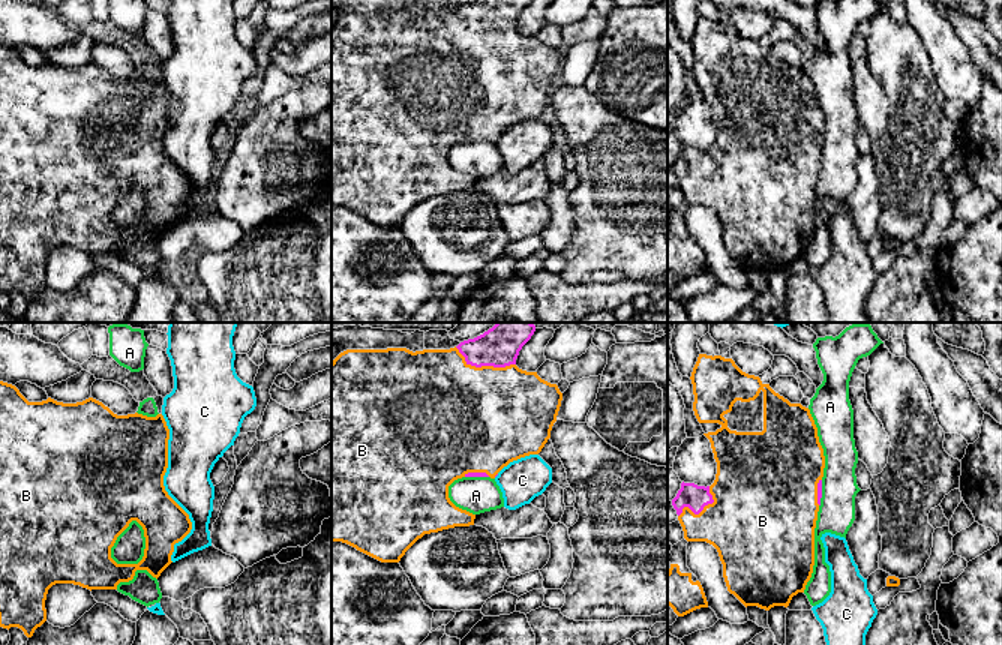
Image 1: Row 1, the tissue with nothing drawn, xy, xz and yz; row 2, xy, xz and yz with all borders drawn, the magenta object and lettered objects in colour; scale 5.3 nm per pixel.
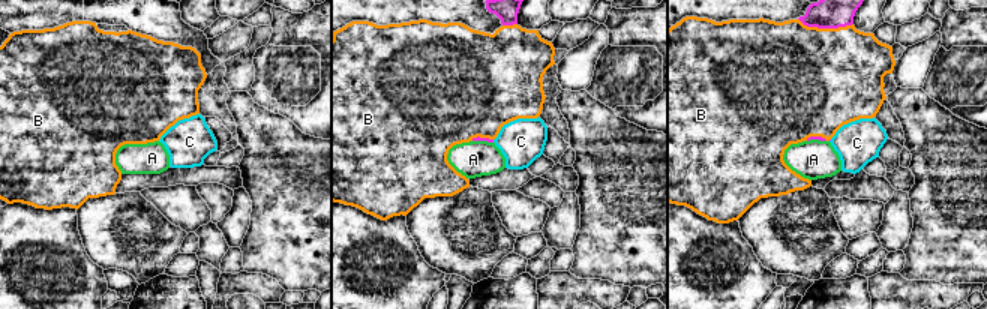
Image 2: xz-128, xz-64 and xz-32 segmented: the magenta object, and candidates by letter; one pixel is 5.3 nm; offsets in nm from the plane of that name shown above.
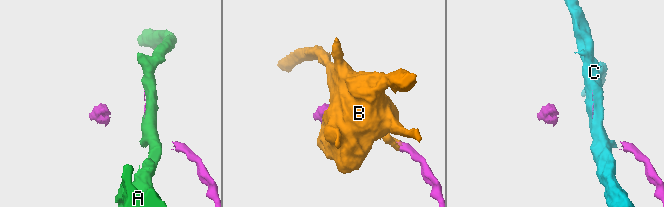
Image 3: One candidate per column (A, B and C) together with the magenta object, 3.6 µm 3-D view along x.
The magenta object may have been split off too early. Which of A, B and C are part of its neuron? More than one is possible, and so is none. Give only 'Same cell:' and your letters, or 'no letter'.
Same cell: B

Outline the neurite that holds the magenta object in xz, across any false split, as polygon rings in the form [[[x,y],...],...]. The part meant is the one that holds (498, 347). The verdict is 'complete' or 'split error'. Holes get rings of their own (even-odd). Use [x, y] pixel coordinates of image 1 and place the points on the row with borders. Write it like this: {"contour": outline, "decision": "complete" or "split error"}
{"contour": [[[496,322],[483,334],[464,340],[450,350],[416,352],[406,348],[346,350],[332,362],[332,542],[346,543],[381,562],[399,562],[405,552],[424,534],[474,525],[476,514],[450,501],[448,486],[462,477],[495,478],[510,462],[538,454],[550,438],[552,426],[556,422],[562,400],[558,386],[542,380],[537,372],[526,372],[516,366],[519,351],[534,332],[532,322]]], "decision": "split error"}

